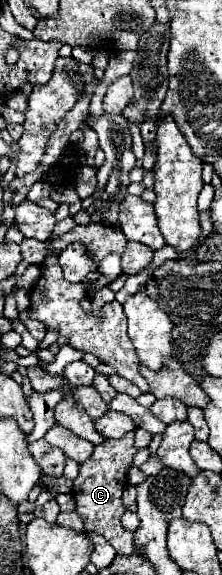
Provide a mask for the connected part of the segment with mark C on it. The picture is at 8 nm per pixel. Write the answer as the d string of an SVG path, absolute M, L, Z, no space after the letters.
M133 432L119 440L105 440L103 444L95 446L93 454L79 466L79 476L75 478L73 486L73 498L75 498L75 510L81 514L85 522L85 532L101 534L111 546L117 550L119 556L129 556L135 550L135 532L125 530L121 526L121 516L125 512L125 506L121 504L123 490L127 488L127 468L133 462L133 456L137 454L137 448L133 444Z

